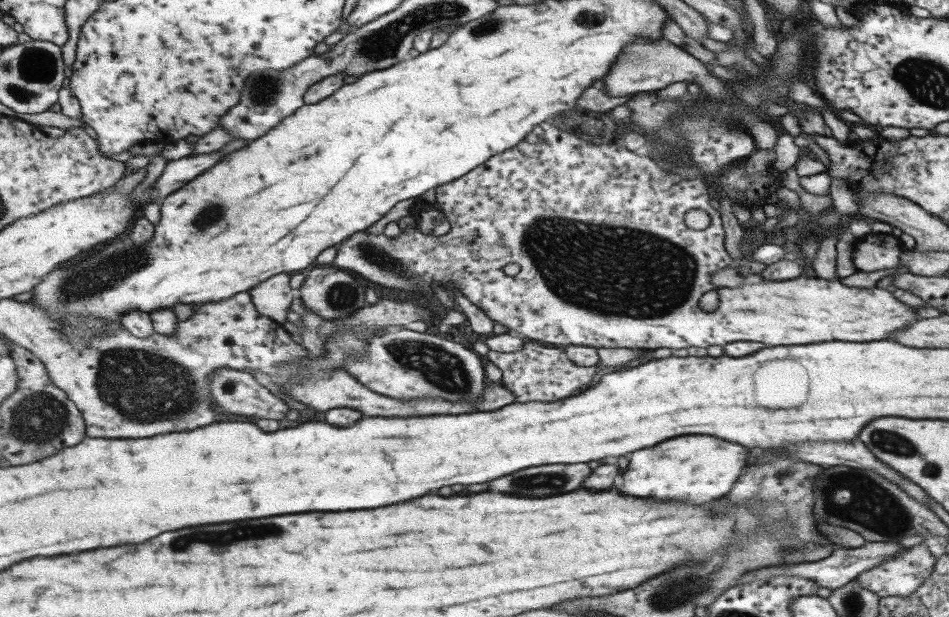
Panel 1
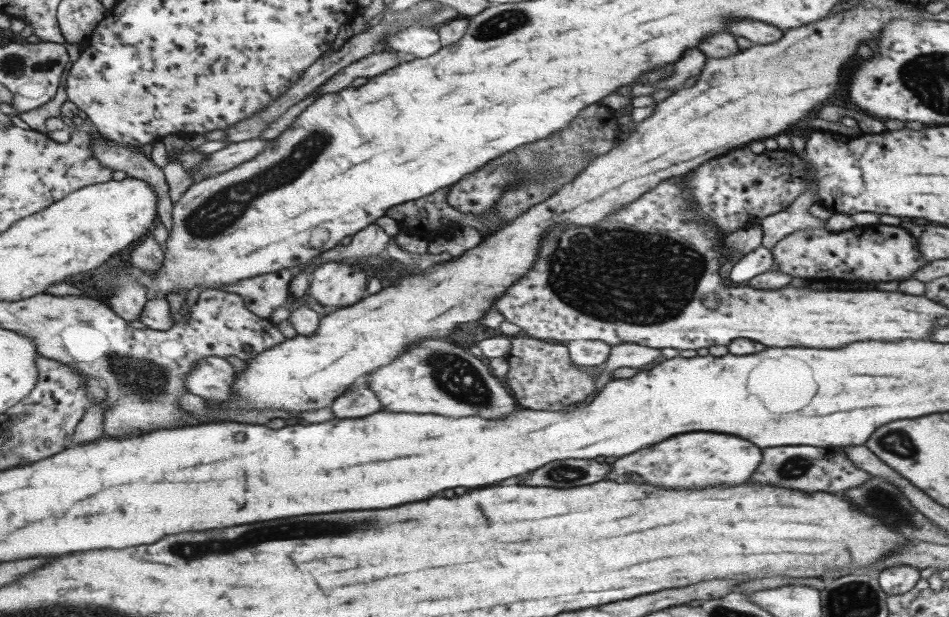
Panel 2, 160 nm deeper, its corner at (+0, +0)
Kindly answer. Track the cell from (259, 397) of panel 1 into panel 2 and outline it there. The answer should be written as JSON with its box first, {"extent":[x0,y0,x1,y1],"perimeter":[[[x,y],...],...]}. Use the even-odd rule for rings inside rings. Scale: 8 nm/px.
{"extent":[186,357,237,402],"perimeter":[[[207,357],[186,376],[186,388],[207,400],[225,402],[232,398],[237,373],[236,367],[227,358]]]}

